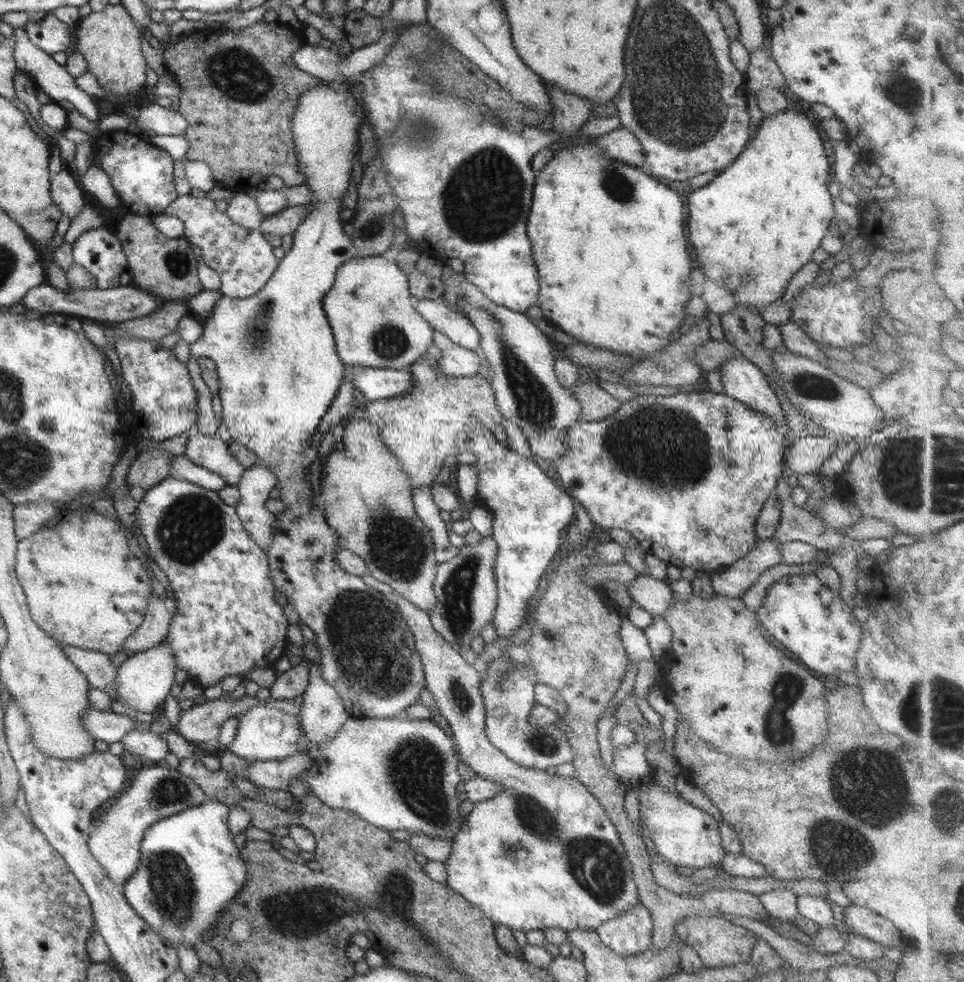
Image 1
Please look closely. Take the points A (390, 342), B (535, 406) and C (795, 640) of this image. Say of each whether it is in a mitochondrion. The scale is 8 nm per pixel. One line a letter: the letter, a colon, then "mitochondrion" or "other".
A: mitochondrion
B: mitochondrion
C: other

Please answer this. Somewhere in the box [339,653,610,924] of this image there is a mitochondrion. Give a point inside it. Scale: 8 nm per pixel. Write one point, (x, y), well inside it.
(416, 773)

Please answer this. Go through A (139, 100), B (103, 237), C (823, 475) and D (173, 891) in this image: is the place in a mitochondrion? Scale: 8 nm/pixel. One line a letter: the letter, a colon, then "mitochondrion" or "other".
A: other
B: other
C: other
D: mitochondrion

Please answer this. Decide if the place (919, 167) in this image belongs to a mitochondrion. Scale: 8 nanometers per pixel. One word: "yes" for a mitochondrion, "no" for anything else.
no

